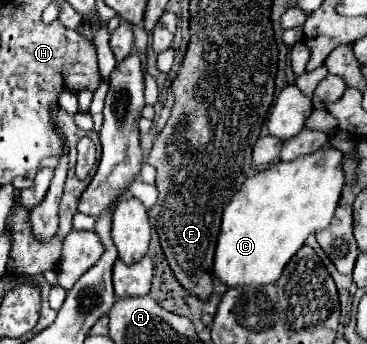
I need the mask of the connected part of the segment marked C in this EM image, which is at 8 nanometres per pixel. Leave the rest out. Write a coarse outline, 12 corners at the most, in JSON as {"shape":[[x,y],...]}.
{"shape":[[338,149],[274,163],[224,209],[214,277],[270,285],[330,225]]}

